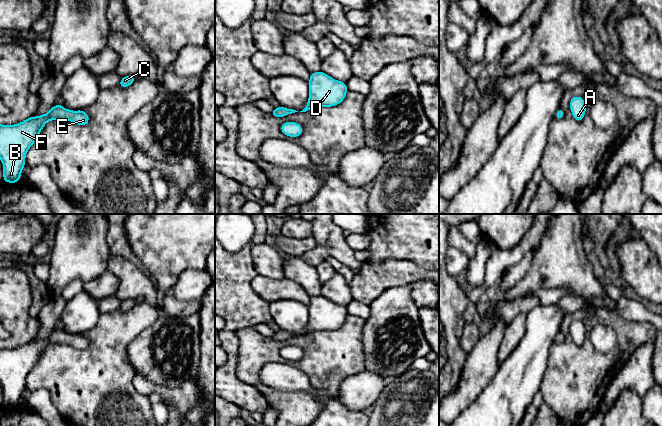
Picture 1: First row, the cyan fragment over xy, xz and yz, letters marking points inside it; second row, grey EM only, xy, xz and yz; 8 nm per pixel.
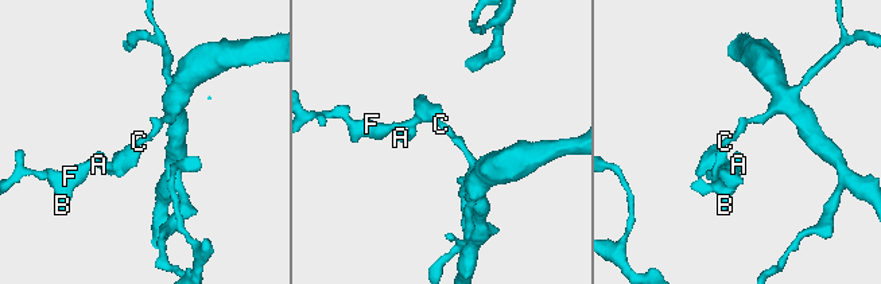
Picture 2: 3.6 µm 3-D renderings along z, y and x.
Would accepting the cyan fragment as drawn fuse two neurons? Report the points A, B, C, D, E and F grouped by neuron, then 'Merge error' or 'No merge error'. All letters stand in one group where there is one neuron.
Groups: A B C D E F. No merge error

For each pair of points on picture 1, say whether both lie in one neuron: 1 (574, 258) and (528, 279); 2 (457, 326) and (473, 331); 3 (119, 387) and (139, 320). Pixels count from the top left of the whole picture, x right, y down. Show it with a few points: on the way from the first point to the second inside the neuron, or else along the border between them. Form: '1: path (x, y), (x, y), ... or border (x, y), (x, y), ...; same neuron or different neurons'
1: path (563, 261), (558, 262), (545, 272), (539, 274); same neuron
2: border (465, 323), (460, 338), (460, 347), (463, 351); different neurons
3: path (119, 370), (119, 340), (122, 337); same neuron

